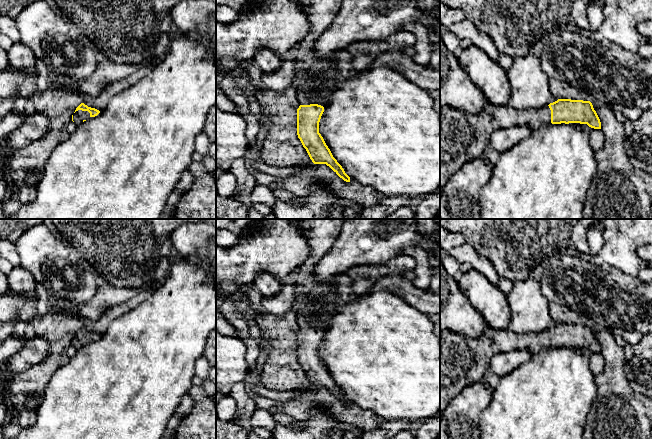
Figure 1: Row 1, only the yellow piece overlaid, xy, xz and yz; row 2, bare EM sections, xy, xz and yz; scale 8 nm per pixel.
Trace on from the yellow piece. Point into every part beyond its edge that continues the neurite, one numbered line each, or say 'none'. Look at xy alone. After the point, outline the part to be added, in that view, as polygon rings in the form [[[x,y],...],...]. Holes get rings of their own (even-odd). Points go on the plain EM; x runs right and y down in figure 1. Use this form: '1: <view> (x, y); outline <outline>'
1: xy (78, 341); outline [[[78,334],[73,338],[73,345],[76,349],[80,349],[84,344],[90,342],[90,337],[88,335]]]

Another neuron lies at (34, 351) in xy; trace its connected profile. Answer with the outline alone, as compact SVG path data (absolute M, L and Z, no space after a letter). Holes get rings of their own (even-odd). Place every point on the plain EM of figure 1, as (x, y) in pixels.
M35 336L27 339L23 348L7 359L7 367L11 374L21 373L42 362L50 351L47 340Z

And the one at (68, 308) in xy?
M155 286L143 288L138 294L128 301L122 304L110 306L95 320L86 318L79 313L77 306L80 303L74 303L72 301L50 296L47 305L50 312L61 313L67 317L77 319L82 323L82 327L88 331L102 335L113 320L136 307L142 301L147 299L155 290Z

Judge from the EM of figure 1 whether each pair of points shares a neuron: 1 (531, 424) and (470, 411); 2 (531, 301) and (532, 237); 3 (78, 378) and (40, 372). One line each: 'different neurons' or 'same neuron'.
1: different neurons
2: different neurons
3: different neurons

